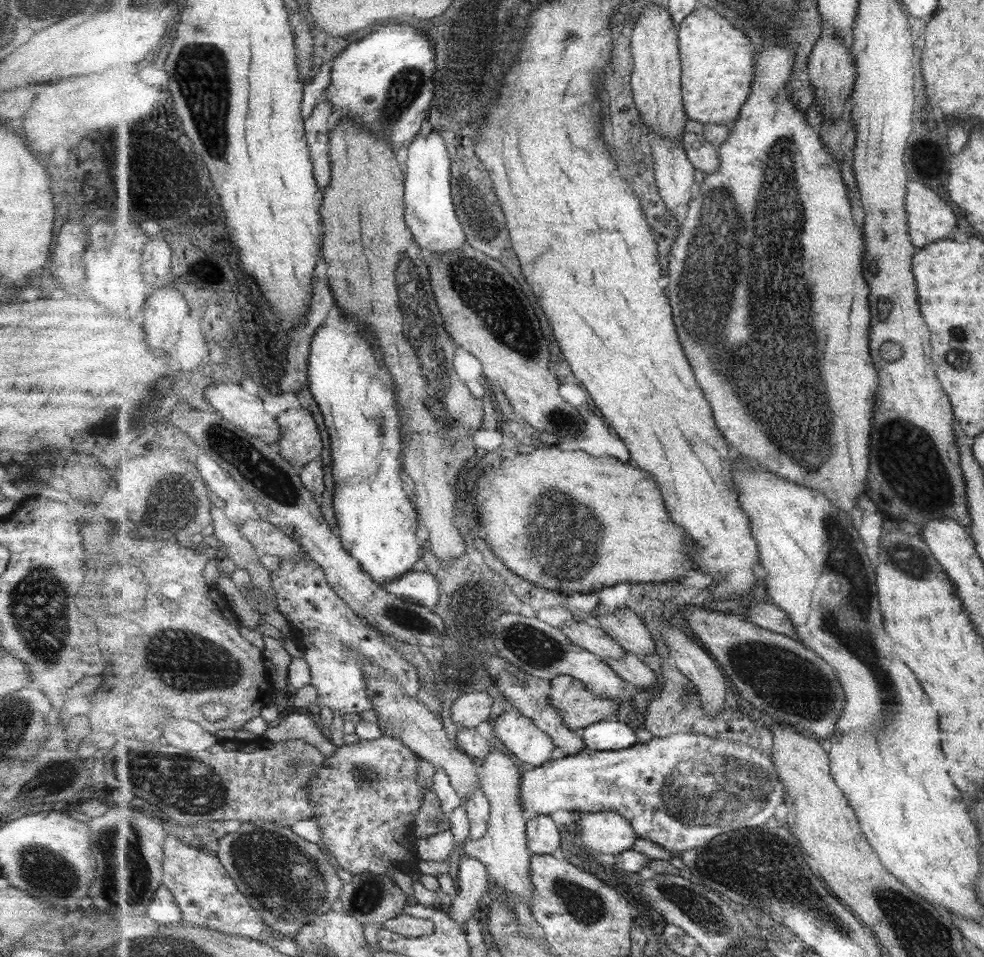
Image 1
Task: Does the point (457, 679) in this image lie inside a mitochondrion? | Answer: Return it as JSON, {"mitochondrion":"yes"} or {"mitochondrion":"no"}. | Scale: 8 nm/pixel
{"mitochondrion":"no"}

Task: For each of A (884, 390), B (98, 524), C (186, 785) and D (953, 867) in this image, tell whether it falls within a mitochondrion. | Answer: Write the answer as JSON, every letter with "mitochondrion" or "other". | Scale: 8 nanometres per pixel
{"A":"other","B":"other","C":"mitochondrion","D":"other"}

